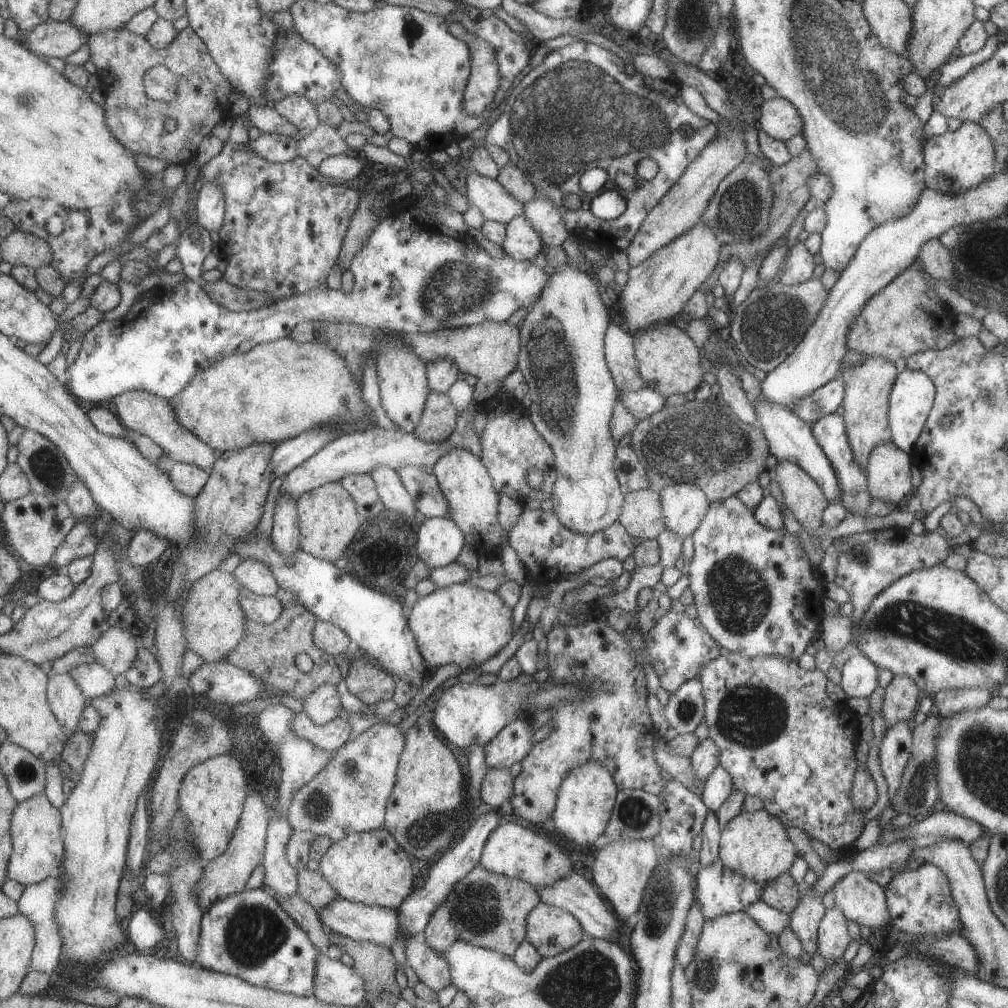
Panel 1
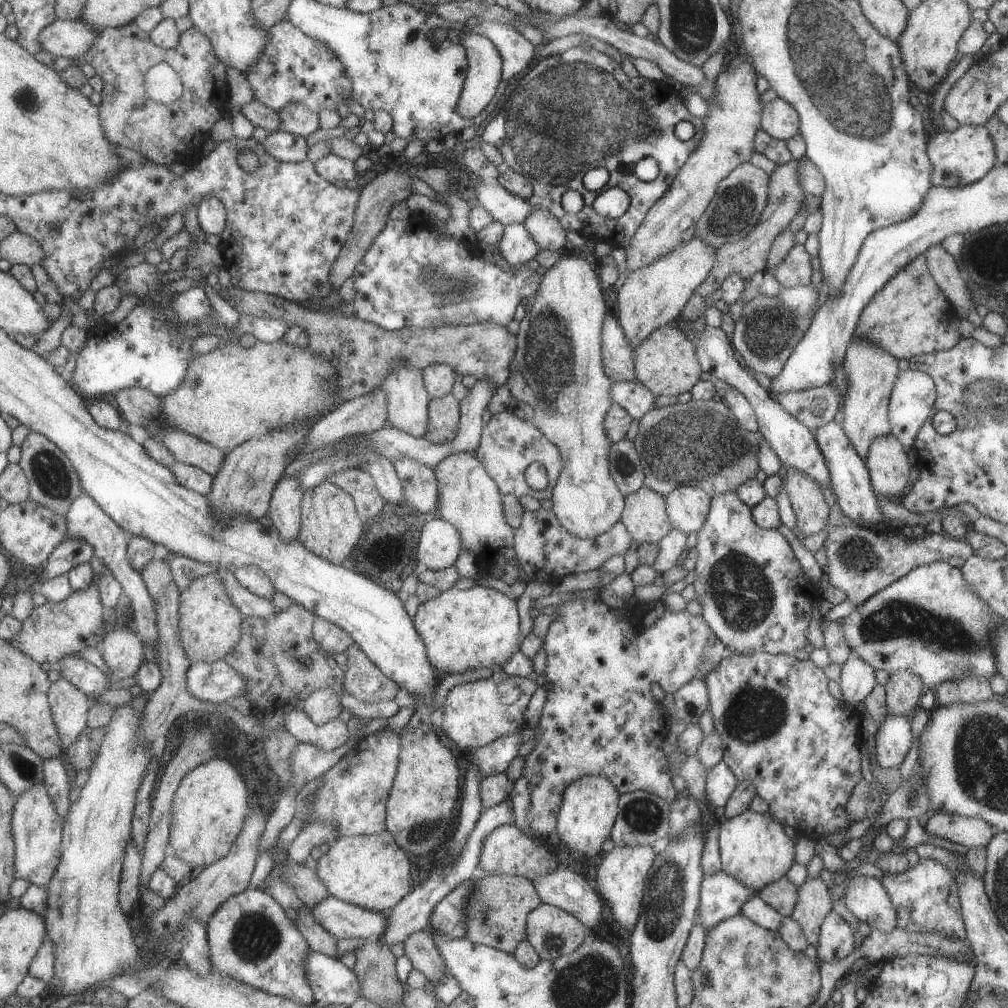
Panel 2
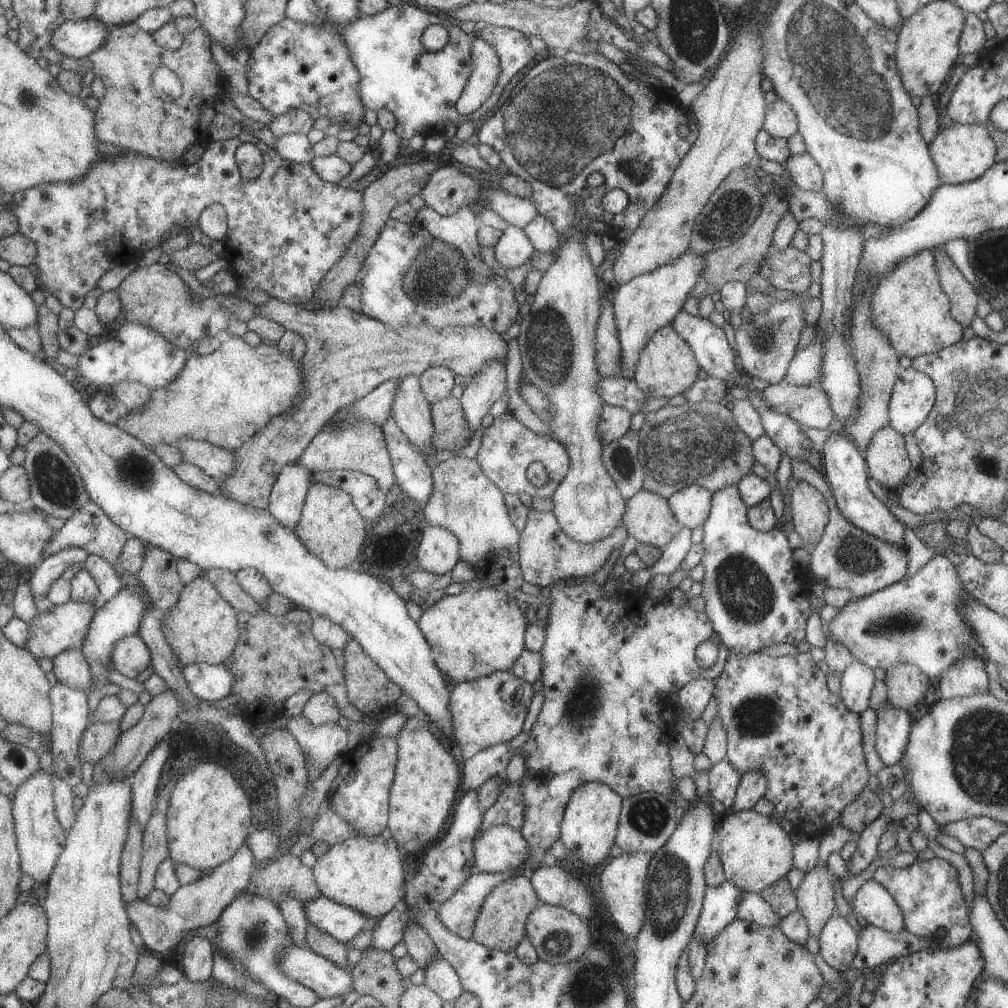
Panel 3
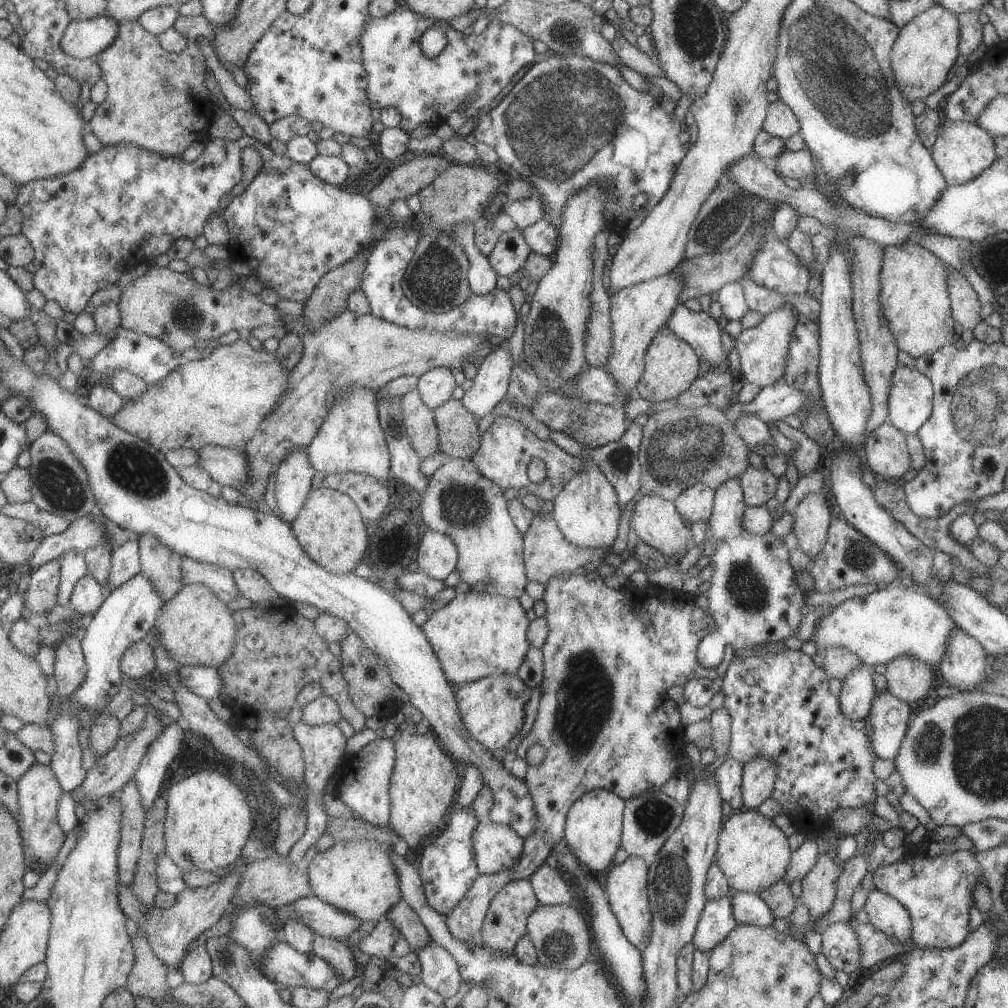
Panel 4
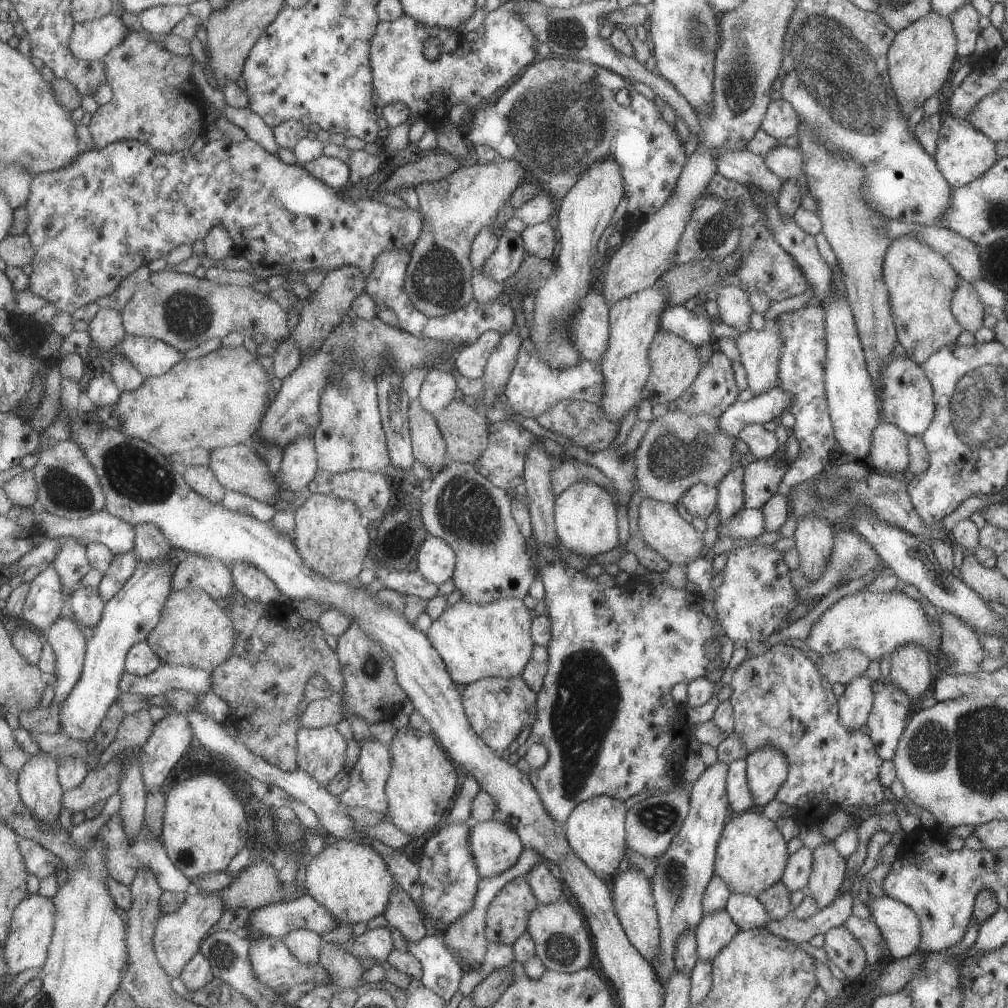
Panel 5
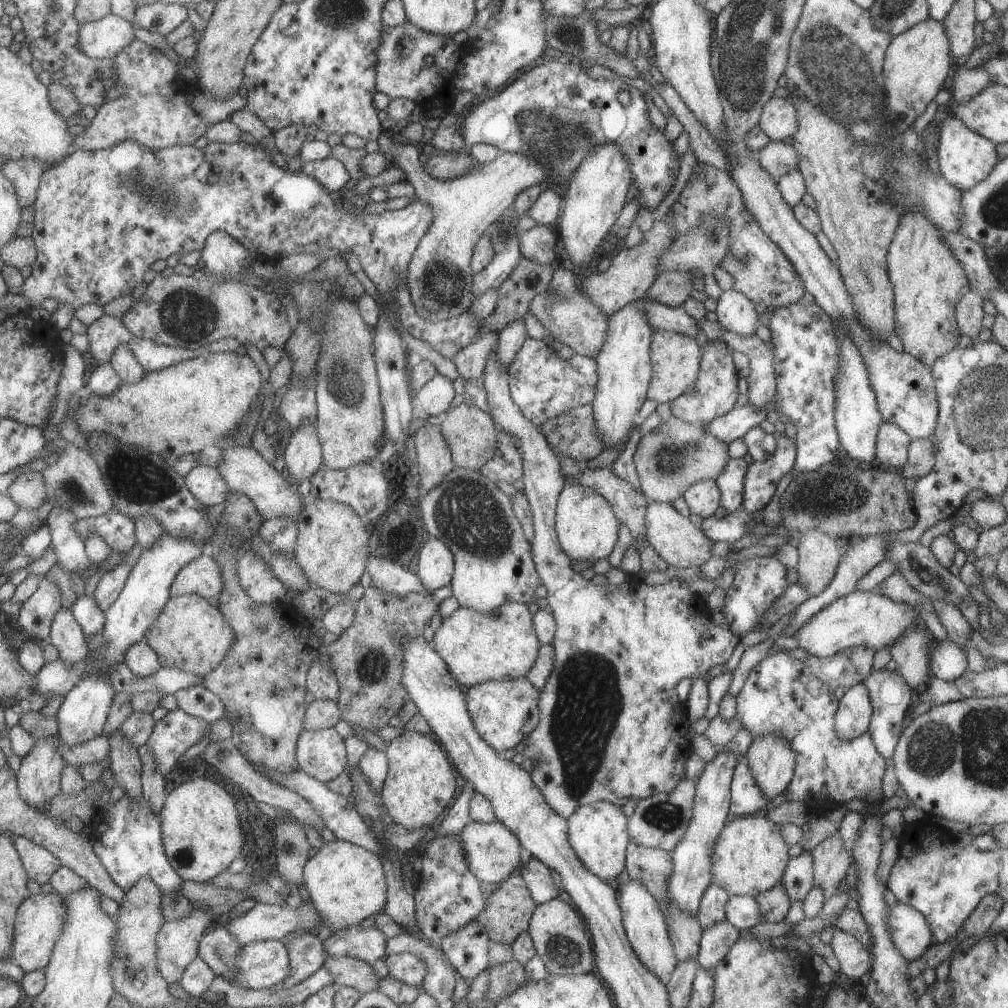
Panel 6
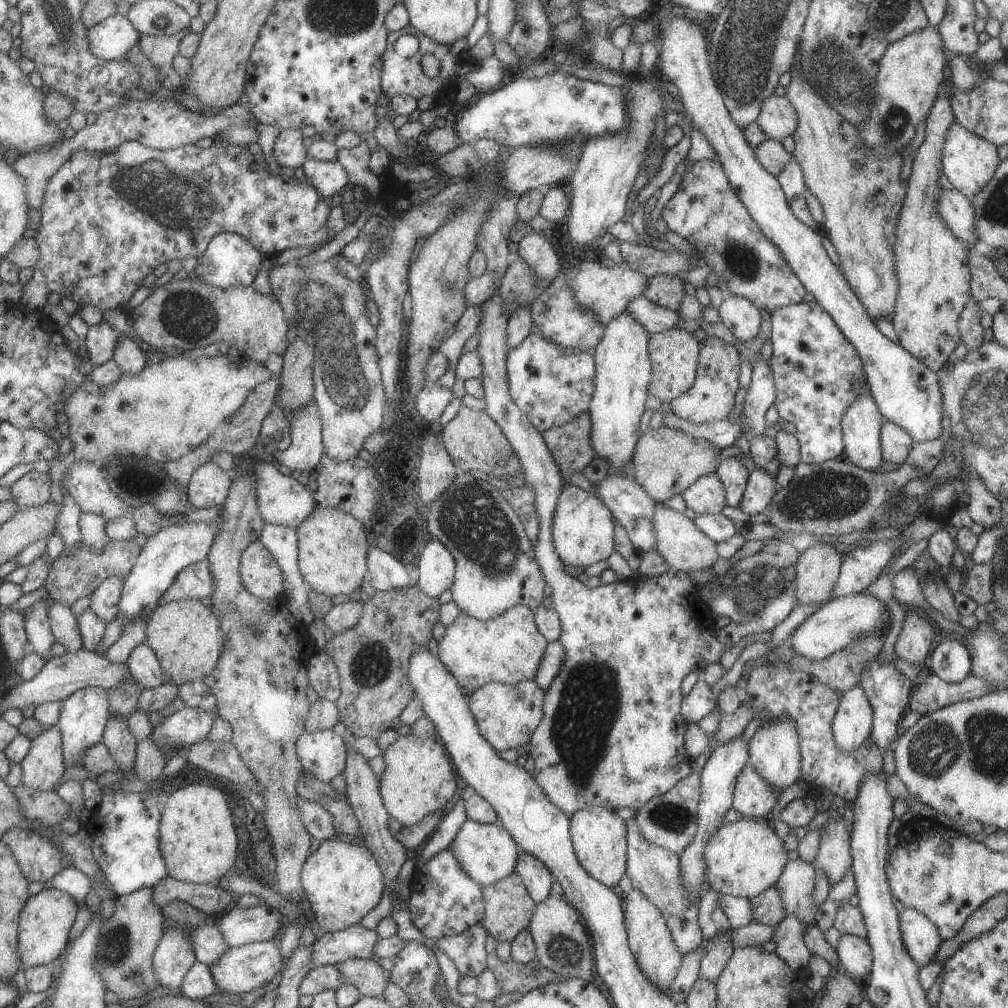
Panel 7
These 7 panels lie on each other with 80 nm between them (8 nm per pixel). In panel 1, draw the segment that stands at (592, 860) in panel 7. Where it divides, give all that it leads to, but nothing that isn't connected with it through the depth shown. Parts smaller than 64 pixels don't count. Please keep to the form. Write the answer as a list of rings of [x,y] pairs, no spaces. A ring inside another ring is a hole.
[[[589,761],[572,768],[565,778],[562,778],[557,789],[556,805],[551,818],[553,826],[567,840],[579,846],[593,847],[593,842],[604,834],[610,821],[616,791],[613,777],[604,766]]]

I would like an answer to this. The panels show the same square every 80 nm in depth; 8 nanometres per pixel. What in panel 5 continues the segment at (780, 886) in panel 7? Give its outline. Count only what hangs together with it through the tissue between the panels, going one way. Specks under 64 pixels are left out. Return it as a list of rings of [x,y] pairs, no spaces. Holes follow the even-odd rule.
[[[802,846],[788,856],[779,882],[786,886],[789,894],[793,891],[805,891],[811,869],[812,852],[809,848]]]

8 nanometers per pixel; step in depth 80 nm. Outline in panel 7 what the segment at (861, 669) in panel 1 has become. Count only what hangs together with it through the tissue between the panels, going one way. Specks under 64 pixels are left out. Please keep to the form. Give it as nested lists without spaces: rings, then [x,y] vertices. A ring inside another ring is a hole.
[[[858,684],[843,691],[839,699],[831,721],[832,735],[837,748],[845,754],[857,750],[857,747],[870,736],[872,710]]]

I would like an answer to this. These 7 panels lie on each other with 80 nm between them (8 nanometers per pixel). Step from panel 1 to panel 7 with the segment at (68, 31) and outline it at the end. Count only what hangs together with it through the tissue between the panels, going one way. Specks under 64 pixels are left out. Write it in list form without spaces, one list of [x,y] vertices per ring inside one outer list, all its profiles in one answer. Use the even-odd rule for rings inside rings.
[[[115,13],[87,29],[90,51],[99,59],[123,59],[136,45],[140,34],[125,15]]]

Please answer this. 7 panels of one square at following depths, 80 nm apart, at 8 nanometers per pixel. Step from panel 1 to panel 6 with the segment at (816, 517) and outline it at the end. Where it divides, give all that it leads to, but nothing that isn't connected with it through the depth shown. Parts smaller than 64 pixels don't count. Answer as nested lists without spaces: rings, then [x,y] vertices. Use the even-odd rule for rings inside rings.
[[[815,529],[801,533],[796,549],[797,584],[809,597],[817,596],[833,580],[841,550],[835,538]]]

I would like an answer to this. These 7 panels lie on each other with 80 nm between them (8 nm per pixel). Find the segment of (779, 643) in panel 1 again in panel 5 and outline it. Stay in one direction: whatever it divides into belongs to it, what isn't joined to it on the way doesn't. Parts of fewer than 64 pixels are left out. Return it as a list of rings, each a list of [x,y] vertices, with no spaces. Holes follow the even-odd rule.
[[[740,461],[733,465],[727,474],[716,484],[718,497],[716,508],[719,514],[720,523],[735,514],[743,507],[743,481],[744,464]],[[753,544],[745,548],[733,547],[726,554],[723,583],[715,590],[712,604],[725,638],[739,648],[747,642],[762,642],[772,632],[787,627],[789,624],[783,620],[798,603],[794,600],[797,596],[789,581],[790,568],[785,564],[782,553],[769,545]]]

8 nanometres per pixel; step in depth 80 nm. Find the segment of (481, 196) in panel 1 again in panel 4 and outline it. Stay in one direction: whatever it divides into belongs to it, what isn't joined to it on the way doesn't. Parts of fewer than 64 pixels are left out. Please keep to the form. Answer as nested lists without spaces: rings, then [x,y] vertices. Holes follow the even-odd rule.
[[[503,197],[499,203],[499,210],[507,214],[520,230],[545,218],[544,206],[537,197],[514,201]]]

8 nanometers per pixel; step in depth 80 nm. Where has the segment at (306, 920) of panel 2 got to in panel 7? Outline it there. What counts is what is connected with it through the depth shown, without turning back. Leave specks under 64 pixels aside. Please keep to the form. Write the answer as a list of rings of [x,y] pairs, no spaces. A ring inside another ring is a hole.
[[[347,959],[336,965],[343,982],[355,986],[362,997],[385,1000],[383,990],[388,981],[388,974],[375,959]]]

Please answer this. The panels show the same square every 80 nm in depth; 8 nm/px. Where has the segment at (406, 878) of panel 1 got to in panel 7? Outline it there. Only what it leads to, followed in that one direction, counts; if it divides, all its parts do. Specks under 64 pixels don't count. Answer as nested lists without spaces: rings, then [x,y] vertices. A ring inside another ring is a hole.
[[[322,840],[315,851],[309,853],[300,872],[304,899],[309,902],[318,928],[332,933],[357,925],[361,918],[373,908],[384,887],[381,869],[362,844],[351,840]]]

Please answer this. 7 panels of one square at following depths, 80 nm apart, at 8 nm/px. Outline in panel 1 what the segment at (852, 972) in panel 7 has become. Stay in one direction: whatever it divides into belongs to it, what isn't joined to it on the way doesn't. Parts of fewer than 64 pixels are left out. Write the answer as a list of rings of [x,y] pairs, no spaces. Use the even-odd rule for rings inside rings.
[[[827,909],[818,924],[817,952],[827,965],[832,965],[837,958],[842,958],[851,937],[847,933],[846,918],[837,909]]]

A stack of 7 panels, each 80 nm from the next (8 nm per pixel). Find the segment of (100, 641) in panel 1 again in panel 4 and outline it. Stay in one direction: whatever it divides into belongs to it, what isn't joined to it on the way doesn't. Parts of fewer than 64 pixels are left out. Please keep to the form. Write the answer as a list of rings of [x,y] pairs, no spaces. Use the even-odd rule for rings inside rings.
[[[137,641],[130,644],[120,660],[120,669],[124,677],[141,679],[155,670],[154,652],[149,641]]]

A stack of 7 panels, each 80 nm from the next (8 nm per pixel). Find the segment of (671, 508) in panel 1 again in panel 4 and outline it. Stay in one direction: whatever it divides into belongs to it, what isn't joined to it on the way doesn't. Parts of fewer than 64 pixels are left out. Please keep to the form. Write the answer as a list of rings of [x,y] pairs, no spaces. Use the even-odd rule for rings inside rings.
[[[702,483],[682,490],[673,500],[674,507],[688,525],[709,520],[714,503],[714,490]]]

